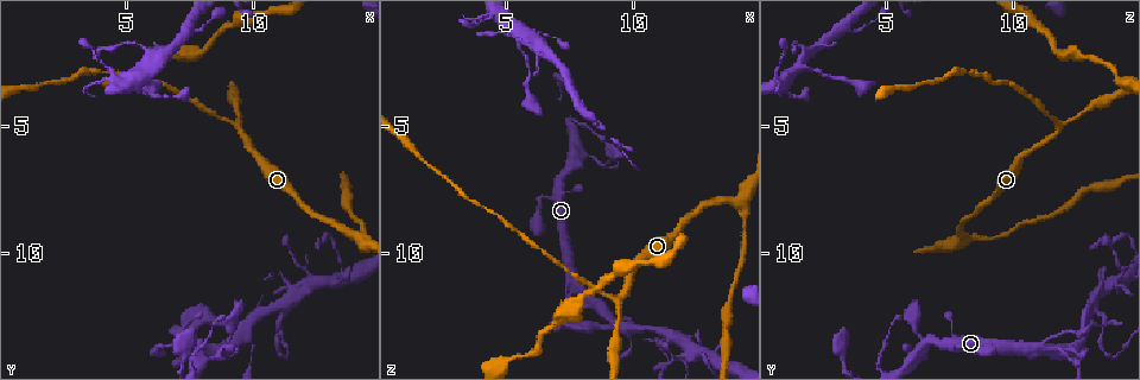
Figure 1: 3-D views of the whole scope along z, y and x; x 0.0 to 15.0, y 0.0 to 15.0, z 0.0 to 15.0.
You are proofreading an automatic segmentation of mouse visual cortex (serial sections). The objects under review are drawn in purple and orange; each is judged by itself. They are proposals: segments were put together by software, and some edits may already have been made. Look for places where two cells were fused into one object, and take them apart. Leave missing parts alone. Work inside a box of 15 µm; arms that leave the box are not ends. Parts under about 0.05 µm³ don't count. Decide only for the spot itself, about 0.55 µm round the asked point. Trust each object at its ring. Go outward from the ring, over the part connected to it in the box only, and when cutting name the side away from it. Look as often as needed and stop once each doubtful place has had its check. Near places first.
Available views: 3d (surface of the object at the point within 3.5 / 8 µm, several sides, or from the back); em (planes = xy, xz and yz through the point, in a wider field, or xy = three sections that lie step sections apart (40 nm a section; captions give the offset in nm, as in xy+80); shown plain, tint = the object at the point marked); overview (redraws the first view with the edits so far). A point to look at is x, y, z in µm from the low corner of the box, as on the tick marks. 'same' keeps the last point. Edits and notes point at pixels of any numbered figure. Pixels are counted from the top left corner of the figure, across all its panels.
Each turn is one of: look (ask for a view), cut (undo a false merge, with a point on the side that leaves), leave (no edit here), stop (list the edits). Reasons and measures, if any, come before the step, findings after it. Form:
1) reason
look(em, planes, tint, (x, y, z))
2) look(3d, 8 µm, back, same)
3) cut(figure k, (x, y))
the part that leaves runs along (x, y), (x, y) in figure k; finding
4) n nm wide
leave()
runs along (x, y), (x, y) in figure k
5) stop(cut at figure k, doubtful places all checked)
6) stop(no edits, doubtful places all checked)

thin arm on a thick one
look(3d, 8 µm, (9.6, 13.0, 12.8))

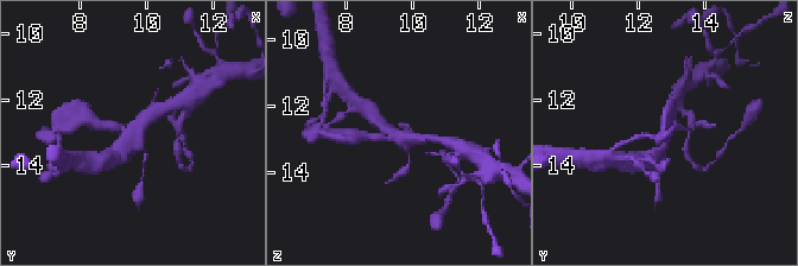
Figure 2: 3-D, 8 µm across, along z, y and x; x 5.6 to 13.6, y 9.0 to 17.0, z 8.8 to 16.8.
shape alone is not enough
look(em, planes, tint, (9.5, 13.0, 12.9))

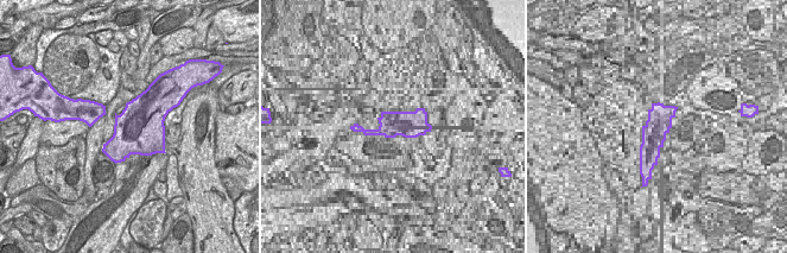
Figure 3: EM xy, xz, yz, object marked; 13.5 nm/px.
leave()
runs along (109, 158), (157, 109) in figure 2; one cell here

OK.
three arms meet
look(3d, 3.5 µm, (11.3, 12.0, 13.1))

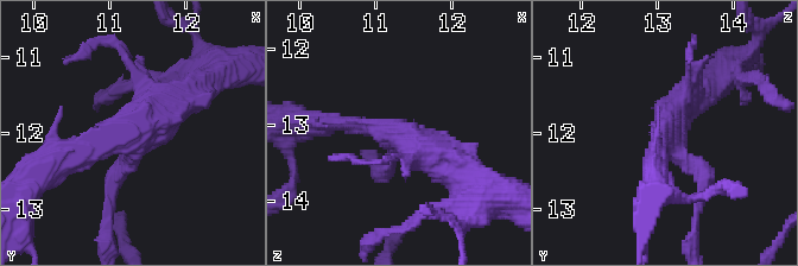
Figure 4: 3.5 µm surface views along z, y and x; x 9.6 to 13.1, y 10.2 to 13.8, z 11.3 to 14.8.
3 arms; arms of 200, 250, 400 nm; shape alone is not enough
look(em, xy, step 3, plain, (11.20, 12.00, 13.10))

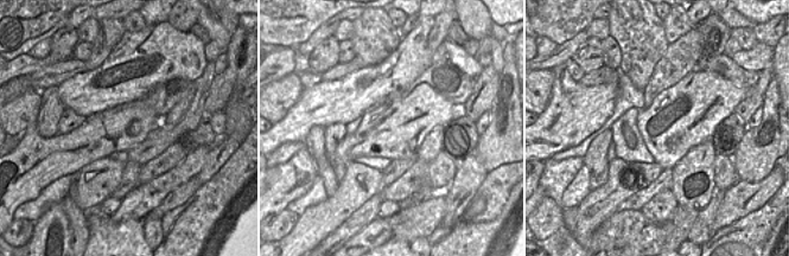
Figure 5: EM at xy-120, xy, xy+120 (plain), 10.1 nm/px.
look(em, xy, step 3, tint, same)

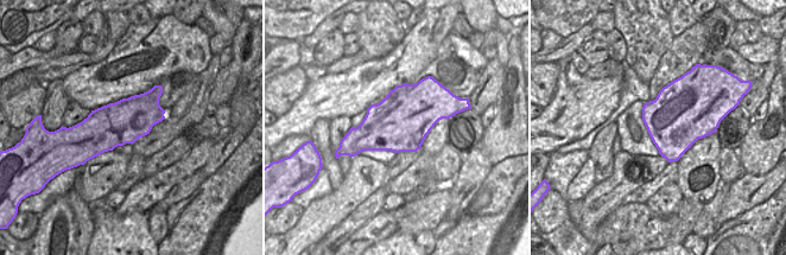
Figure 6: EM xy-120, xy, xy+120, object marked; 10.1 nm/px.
leave()
runs along (52, 164), (184, 97) in figure 4; one cell here

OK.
narrows sharply
look(3d, 3.5 µm, (11.0, 13.1, 13.4))

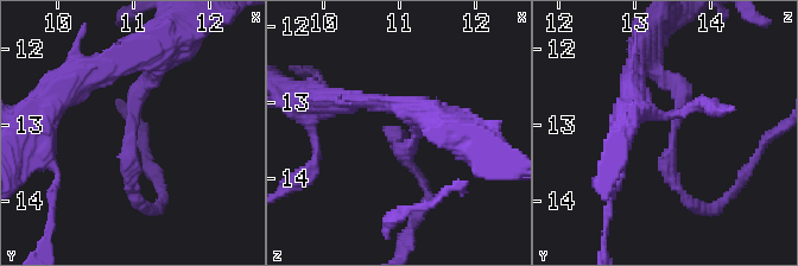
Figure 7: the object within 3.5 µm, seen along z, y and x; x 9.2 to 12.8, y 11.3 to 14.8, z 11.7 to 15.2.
arms of 150, 200 nm
look(em, xy, step 2, plain, (10.95, 13.15, 13.50))

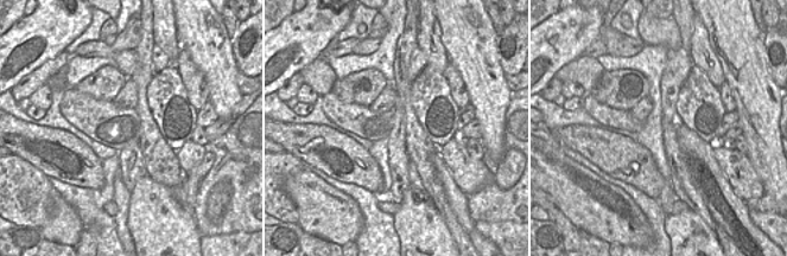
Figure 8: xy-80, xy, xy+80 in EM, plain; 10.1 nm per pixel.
look(em, xy, step 2, tint, same)

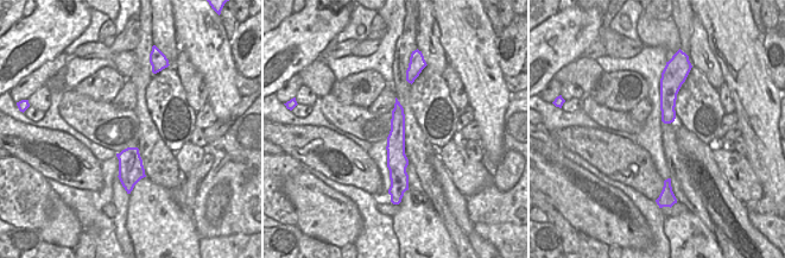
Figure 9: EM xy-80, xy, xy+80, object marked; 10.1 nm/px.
leave()
runs along (657, 73), (682, 95), (669, 171), (694, 204) in figure 7; one cell here

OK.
a fork
look(3d, 8 µm, (12.2, 10.7, 14.3))

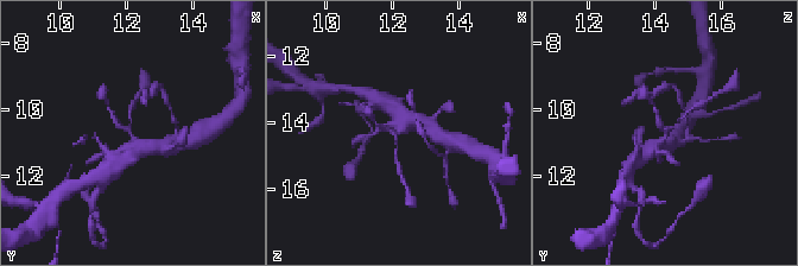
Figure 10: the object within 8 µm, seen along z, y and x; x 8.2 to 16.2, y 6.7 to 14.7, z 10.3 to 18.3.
look(3d, 3.5 µm, (12.2, 10.7, 14.4))

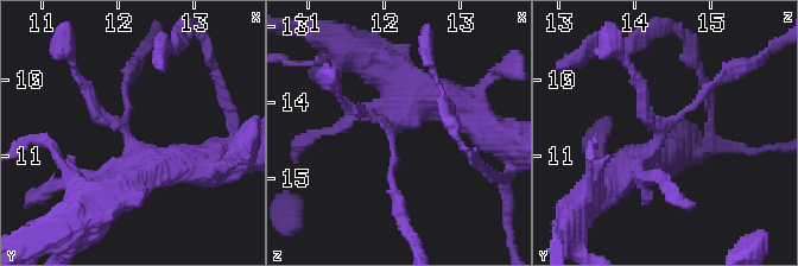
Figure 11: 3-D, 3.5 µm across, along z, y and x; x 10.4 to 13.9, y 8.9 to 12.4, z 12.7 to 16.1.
look(em, xy, step 2, tint, (12.15, 10.70, 14.40))

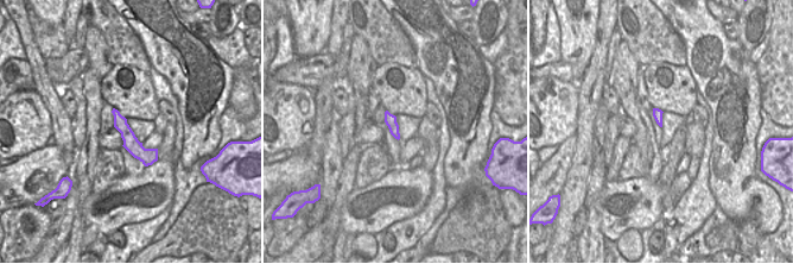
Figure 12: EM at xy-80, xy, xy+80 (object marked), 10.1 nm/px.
leave()
runs along (116, 114), (131, 143), (148, 162) in figure 12; continuous, no second cell

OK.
look(3d, 8 µm, (9.5, 5.1, 11.8))

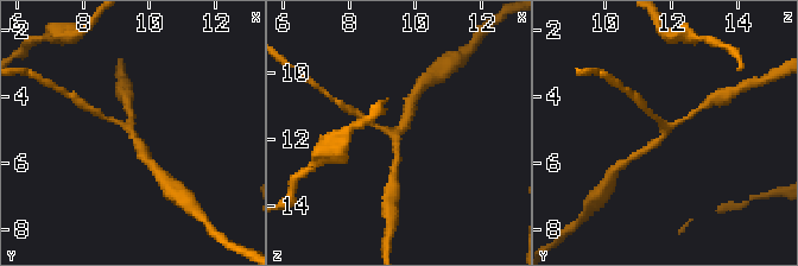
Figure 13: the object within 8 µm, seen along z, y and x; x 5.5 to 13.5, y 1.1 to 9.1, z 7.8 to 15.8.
closer look
look(3d, 3.5 µm, (9.5, 5.0, 11.8))

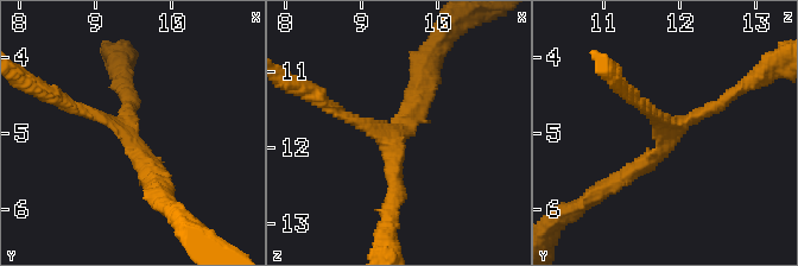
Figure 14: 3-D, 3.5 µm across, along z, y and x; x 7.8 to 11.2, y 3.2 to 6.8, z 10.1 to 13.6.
leave()
runs along (153, 185), (116, 122), (69, 105) in figure 14; continuous, no second cell

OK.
stop(no edits, doubtful places all checked)

